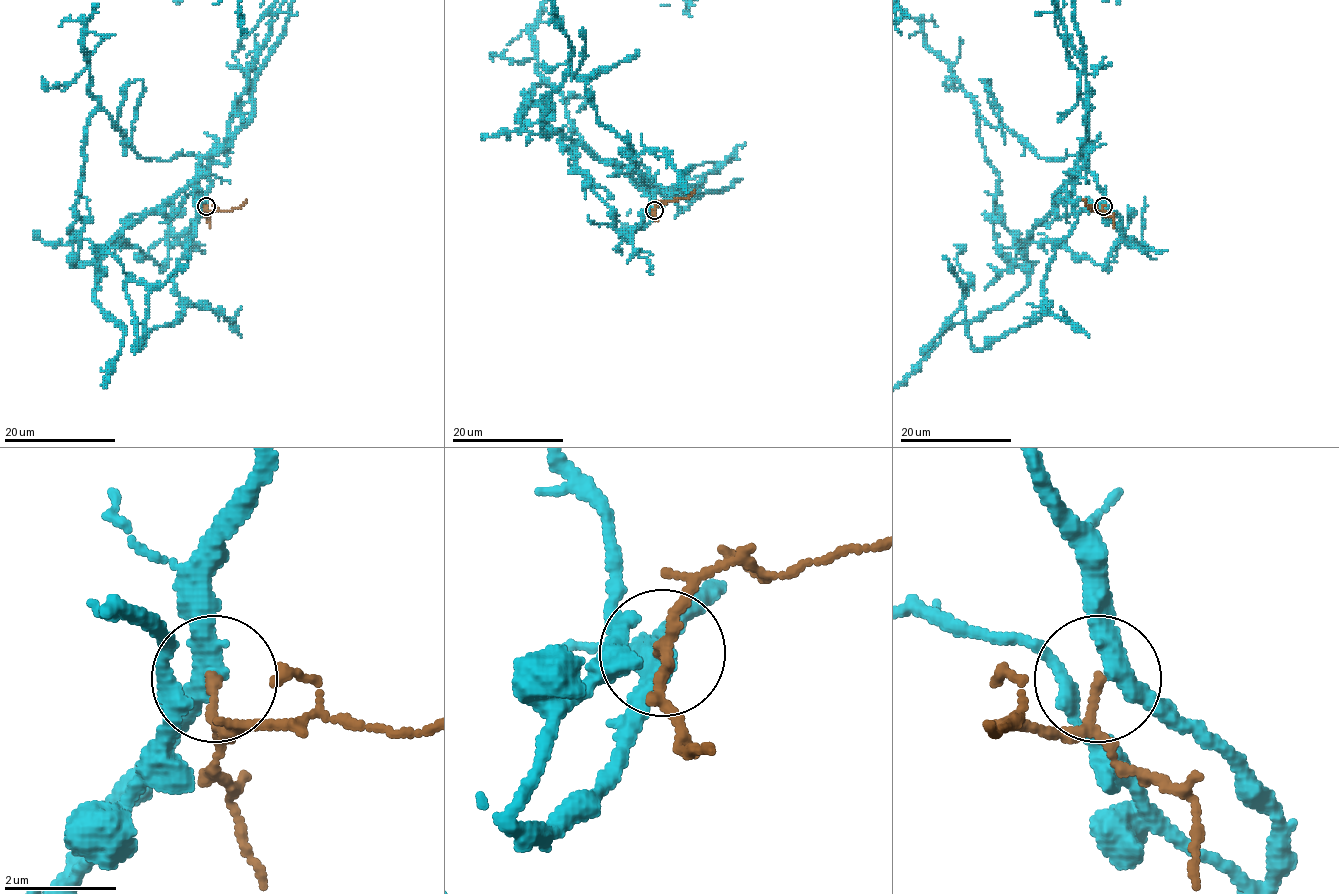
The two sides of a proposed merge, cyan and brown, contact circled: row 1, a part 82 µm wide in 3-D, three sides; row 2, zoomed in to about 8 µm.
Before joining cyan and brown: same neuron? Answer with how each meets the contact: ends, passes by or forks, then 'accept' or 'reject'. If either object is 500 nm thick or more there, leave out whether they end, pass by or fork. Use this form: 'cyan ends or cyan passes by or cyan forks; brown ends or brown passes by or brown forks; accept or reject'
cyan passes by; brown passes by; accept

